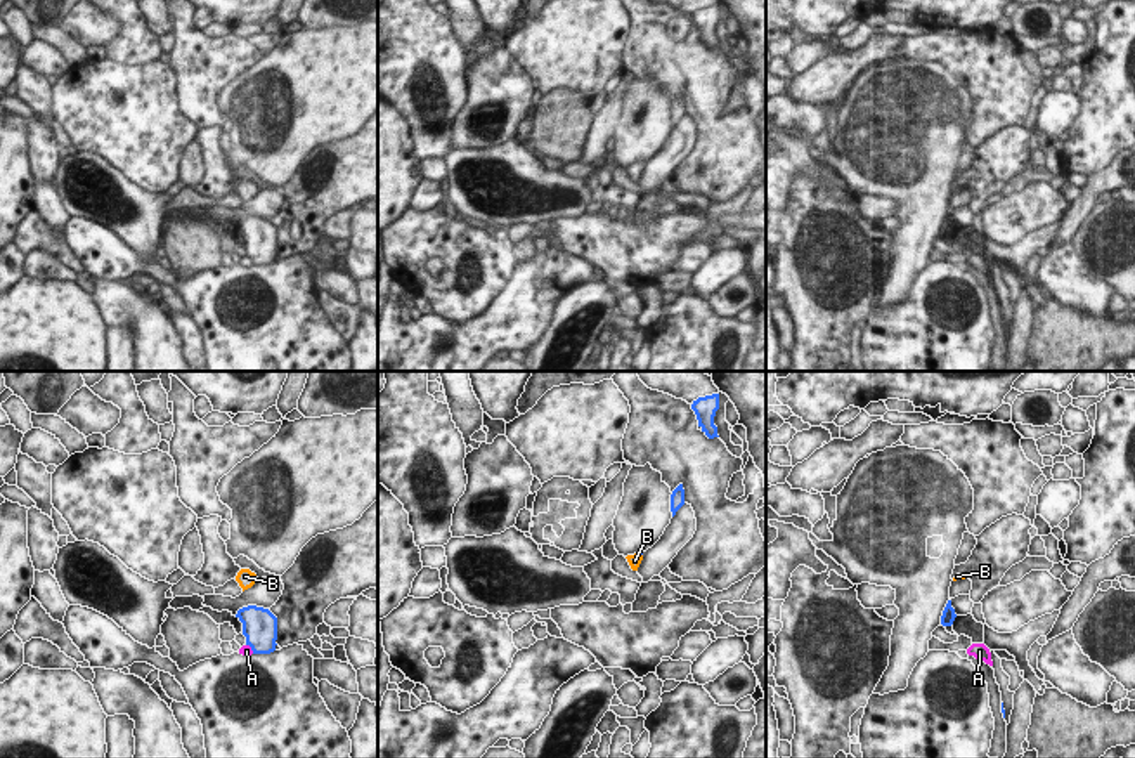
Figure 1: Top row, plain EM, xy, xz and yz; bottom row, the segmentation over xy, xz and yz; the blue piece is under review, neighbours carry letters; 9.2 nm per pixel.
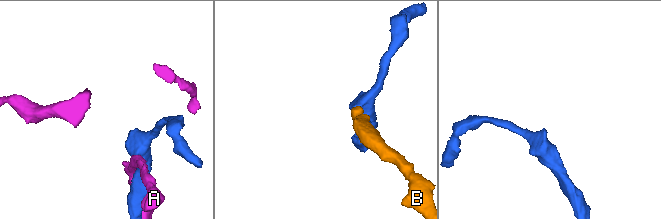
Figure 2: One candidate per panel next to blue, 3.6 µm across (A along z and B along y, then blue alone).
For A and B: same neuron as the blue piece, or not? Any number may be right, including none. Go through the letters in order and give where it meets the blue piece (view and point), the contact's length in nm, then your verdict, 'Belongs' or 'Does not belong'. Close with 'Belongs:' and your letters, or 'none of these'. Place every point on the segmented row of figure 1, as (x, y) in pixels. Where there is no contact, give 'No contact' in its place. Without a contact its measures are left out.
A: Touches blue at xy (252, 649). Shared border 120 nm. Does not belong
B: Touches blue at xz (640, 554). Shared border 70 nm. Belongs
Belongs: B.

